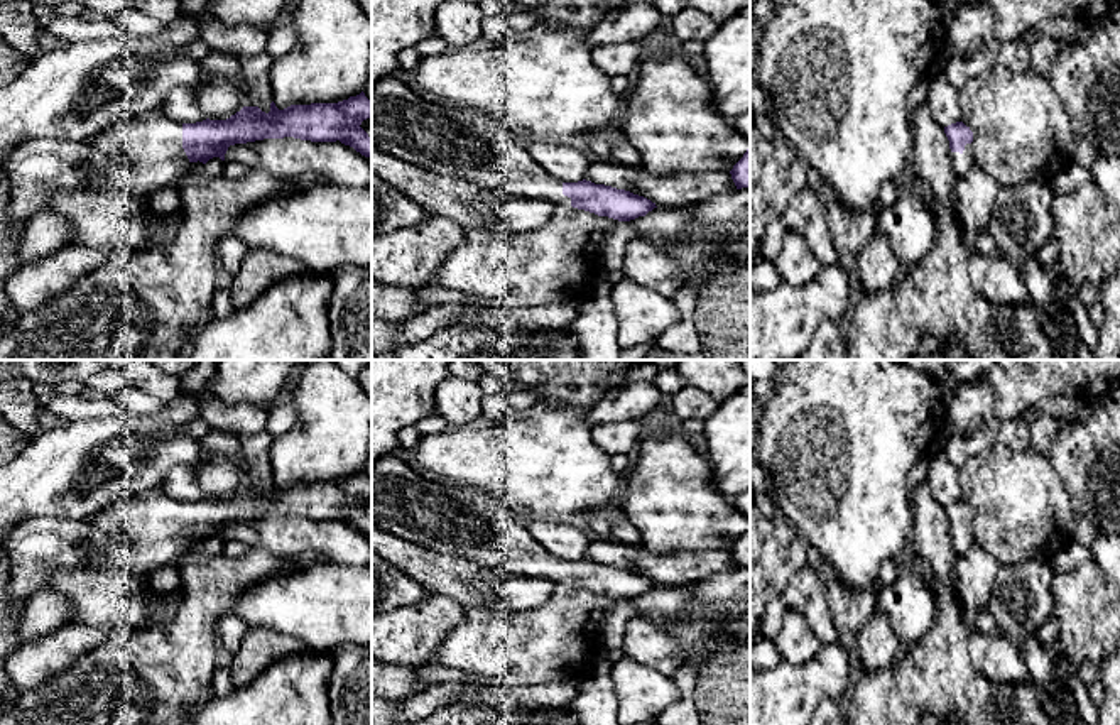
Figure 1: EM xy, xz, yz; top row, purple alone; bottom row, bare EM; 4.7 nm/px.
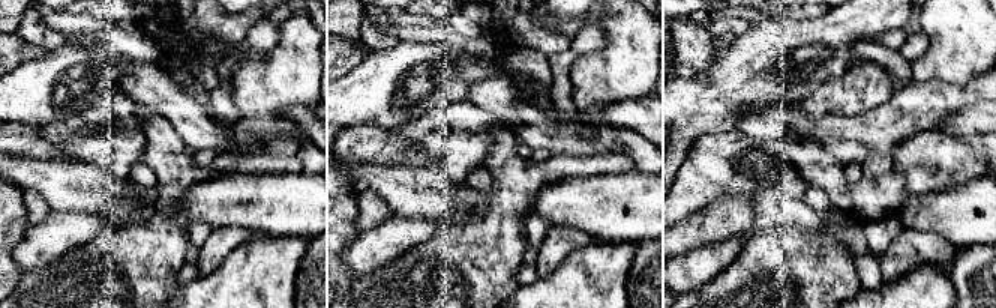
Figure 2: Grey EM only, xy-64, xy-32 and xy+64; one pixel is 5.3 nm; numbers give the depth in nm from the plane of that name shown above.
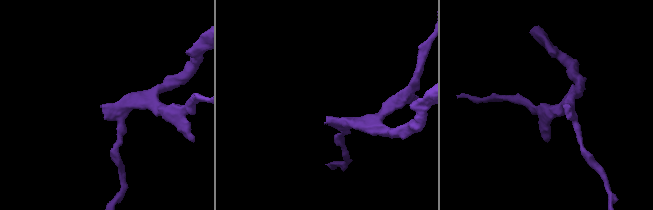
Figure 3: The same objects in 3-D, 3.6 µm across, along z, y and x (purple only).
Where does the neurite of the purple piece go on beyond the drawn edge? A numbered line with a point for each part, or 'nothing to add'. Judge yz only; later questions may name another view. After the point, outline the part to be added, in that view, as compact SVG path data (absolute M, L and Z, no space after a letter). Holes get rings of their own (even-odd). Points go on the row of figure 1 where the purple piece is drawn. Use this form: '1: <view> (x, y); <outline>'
1: yz (962, 163); M973 142L965 145L965 150L951 152L951 166L958 177L965 176L973 167Z

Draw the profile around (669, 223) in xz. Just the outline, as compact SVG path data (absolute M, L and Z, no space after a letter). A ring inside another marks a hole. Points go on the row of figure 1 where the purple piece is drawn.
M696 206L654 208L645 216L639 216L628 223L637 228L639 240L657 237L666 242L682 243L696 233L696 221L693 218Z

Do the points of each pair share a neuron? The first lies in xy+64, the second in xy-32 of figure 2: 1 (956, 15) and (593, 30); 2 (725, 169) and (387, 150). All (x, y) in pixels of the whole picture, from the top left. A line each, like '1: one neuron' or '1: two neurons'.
1: two neurons
2: one neuron

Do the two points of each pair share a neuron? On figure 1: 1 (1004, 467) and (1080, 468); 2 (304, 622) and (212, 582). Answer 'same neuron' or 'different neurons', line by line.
1: different neurons
2: different neurons

